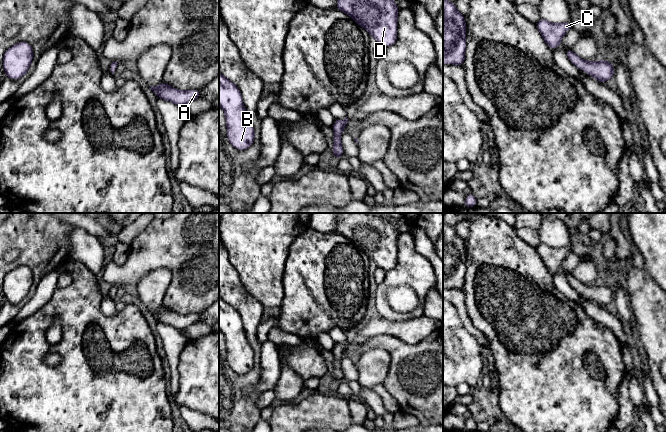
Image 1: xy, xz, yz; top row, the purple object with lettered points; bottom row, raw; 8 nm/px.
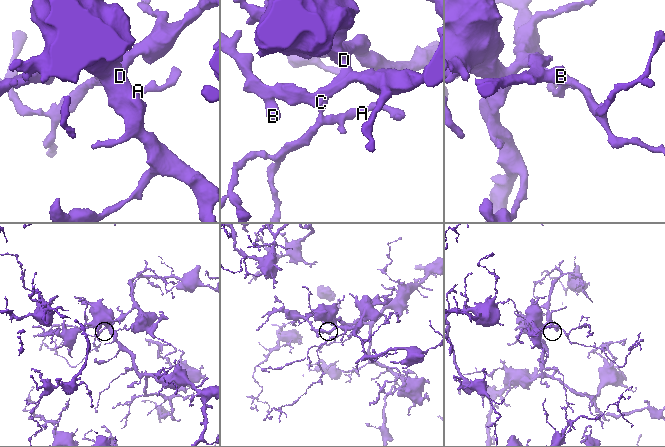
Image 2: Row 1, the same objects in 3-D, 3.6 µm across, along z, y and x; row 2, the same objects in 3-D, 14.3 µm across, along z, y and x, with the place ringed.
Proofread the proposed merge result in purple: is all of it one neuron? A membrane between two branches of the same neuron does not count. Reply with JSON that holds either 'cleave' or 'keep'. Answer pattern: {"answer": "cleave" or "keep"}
{"answer": "keep"}

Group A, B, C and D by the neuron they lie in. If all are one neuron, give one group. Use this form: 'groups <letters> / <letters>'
groups A B C D

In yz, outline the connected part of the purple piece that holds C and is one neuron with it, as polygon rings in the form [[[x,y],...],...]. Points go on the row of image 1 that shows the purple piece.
[[[541,18],[535,25],[551,50],[557,48],[561,44],[564,34],[572,28],[571,21],[554,24]]]

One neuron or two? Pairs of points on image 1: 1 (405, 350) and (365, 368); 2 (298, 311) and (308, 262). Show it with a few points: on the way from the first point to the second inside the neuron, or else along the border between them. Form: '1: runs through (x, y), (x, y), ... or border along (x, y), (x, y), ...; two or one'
1: border along (390, 361), (387, 376), (382, 383); two
2: runs through (294, 299), (294, 276), (296, 274); one

